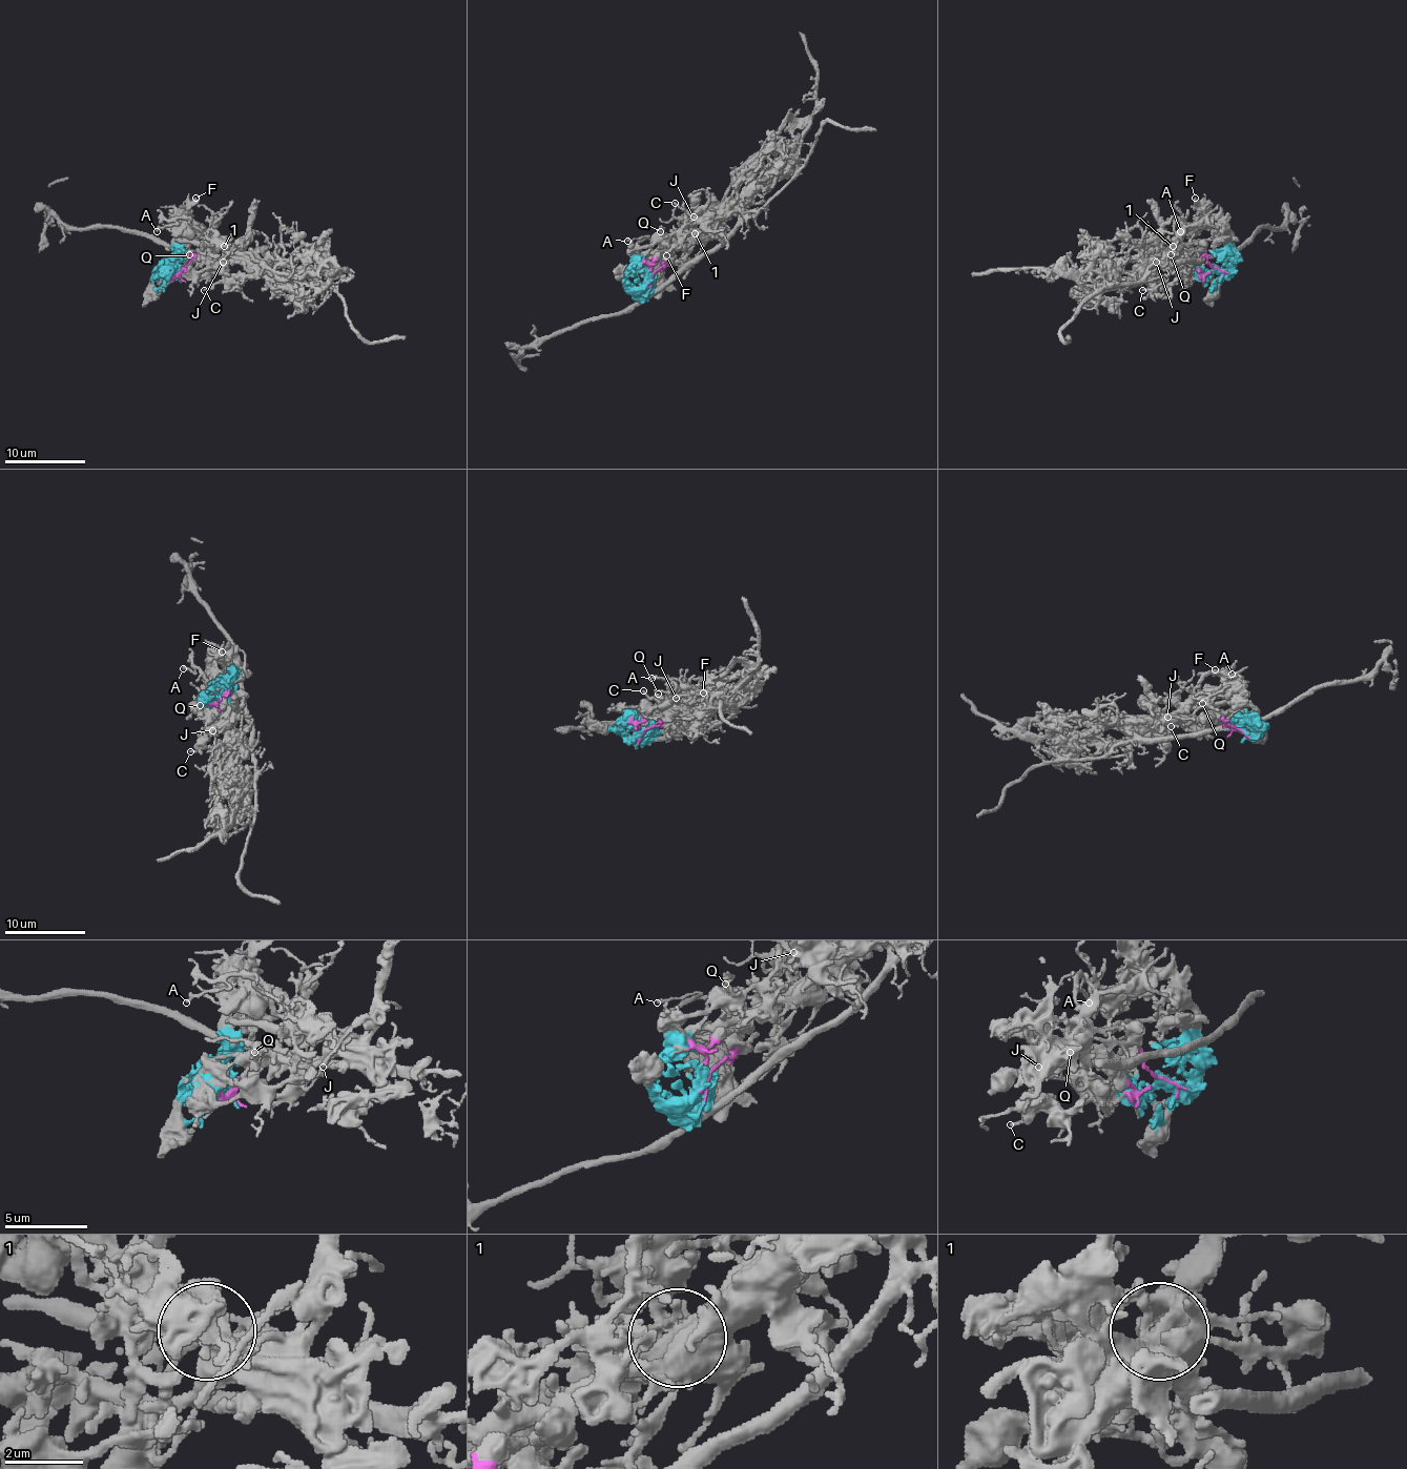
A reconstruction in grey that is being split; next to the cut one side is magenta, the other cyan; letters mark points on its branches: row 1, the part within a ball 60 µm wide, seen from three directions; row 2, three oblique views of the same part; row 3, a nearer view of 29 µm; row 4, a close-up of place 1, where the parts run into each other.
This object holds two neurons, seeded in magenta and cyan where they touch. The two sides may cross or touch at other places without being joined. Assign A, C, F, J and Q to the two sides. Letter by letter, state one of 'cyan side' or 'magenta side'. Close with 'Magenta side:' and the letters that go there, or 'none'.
A: magenta side
C: magenta side
F: cyan side
J: magenta side
Q: magenta side
Magenta side: A, C, J, Q

